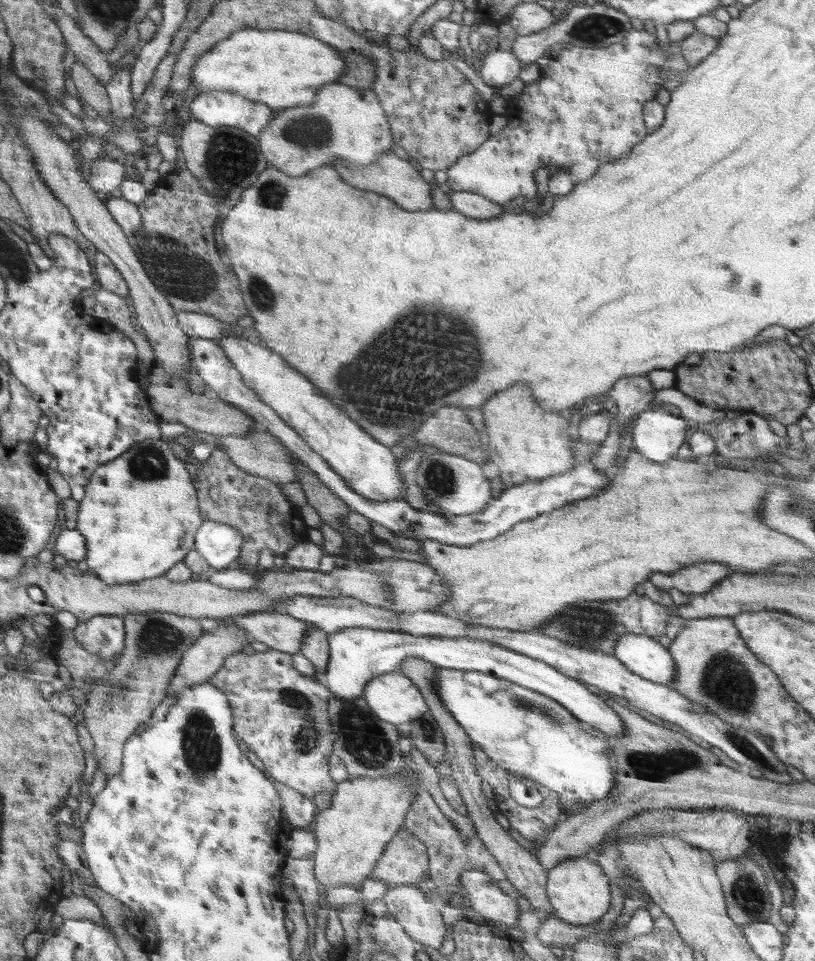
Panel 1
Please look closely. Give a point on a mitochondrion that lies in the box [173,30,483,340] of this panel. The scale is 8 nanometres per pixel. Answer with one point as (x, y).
(230, 155)

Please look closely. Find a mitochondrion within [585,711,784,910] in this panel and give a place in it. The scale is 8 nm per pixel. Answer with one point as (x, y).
(651, 765)

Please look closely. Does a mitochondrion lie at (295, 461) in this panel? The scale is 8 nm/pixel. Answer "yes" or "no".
no

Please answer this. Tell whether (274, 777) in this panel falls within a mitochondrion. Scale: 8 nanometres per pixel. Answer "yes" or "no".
no

